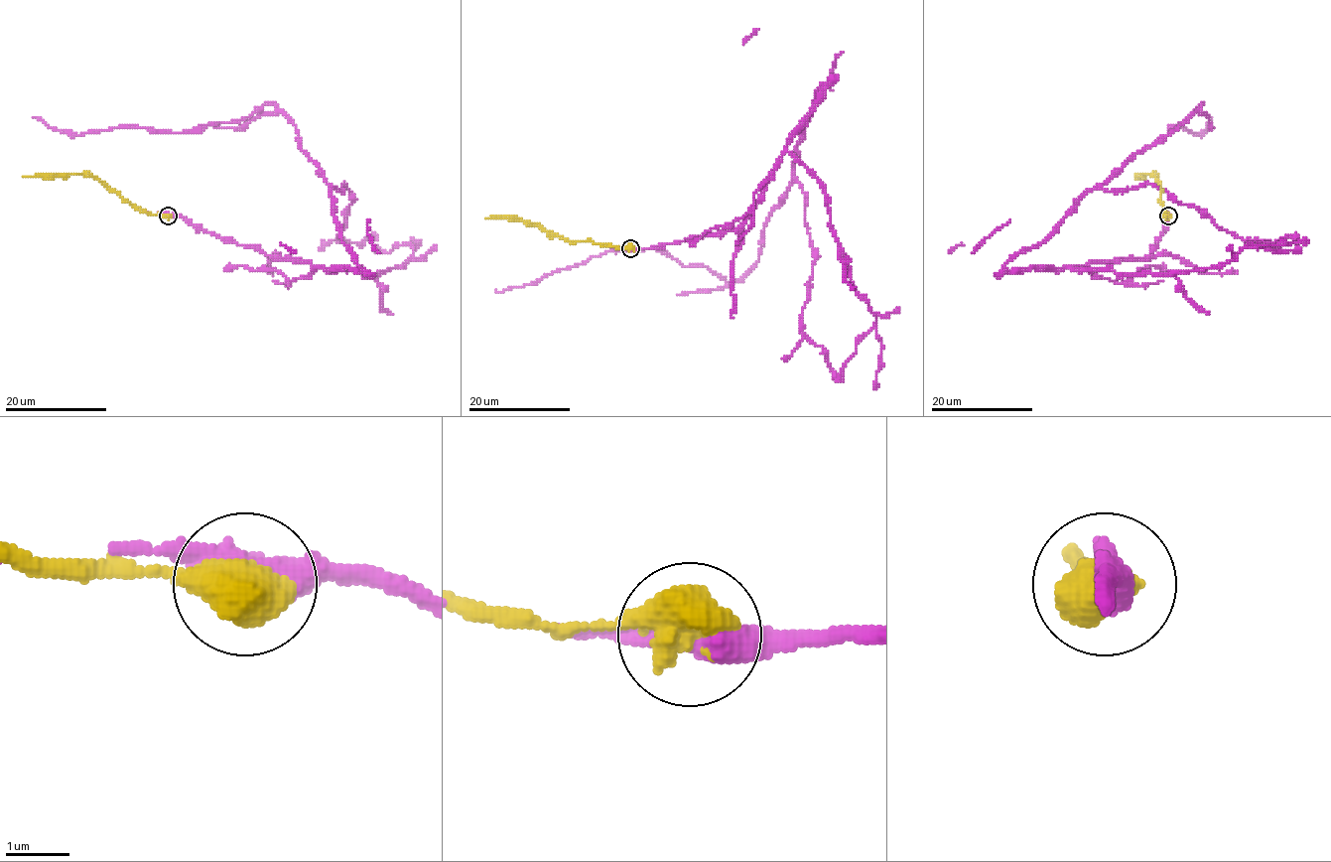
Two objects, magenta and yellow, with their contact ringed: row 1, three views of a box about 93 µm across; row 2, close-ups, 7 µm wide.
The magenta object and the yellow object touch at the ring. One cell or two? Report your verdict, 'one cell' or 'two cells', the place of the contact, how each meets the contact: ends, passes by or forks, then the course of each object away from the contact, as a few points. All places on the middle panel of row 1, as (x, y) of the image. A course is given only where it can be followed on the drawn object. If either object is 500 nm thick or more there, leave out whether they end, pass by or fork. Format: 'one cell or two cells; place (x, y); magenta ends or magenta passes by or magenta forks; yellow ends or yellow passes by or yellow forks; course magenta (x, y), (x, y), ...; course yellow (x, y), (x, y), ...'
one cell; place (630, 248); course magenta (630, 249), (736, 228), (825, 85), (795, 181), (737, 282), (653, 248), (495, 291); course yellow (630, 248), (615, 248), (587, 240), (564, 240), (539, 225), (527, 225), (517, 218), (484, 218)

